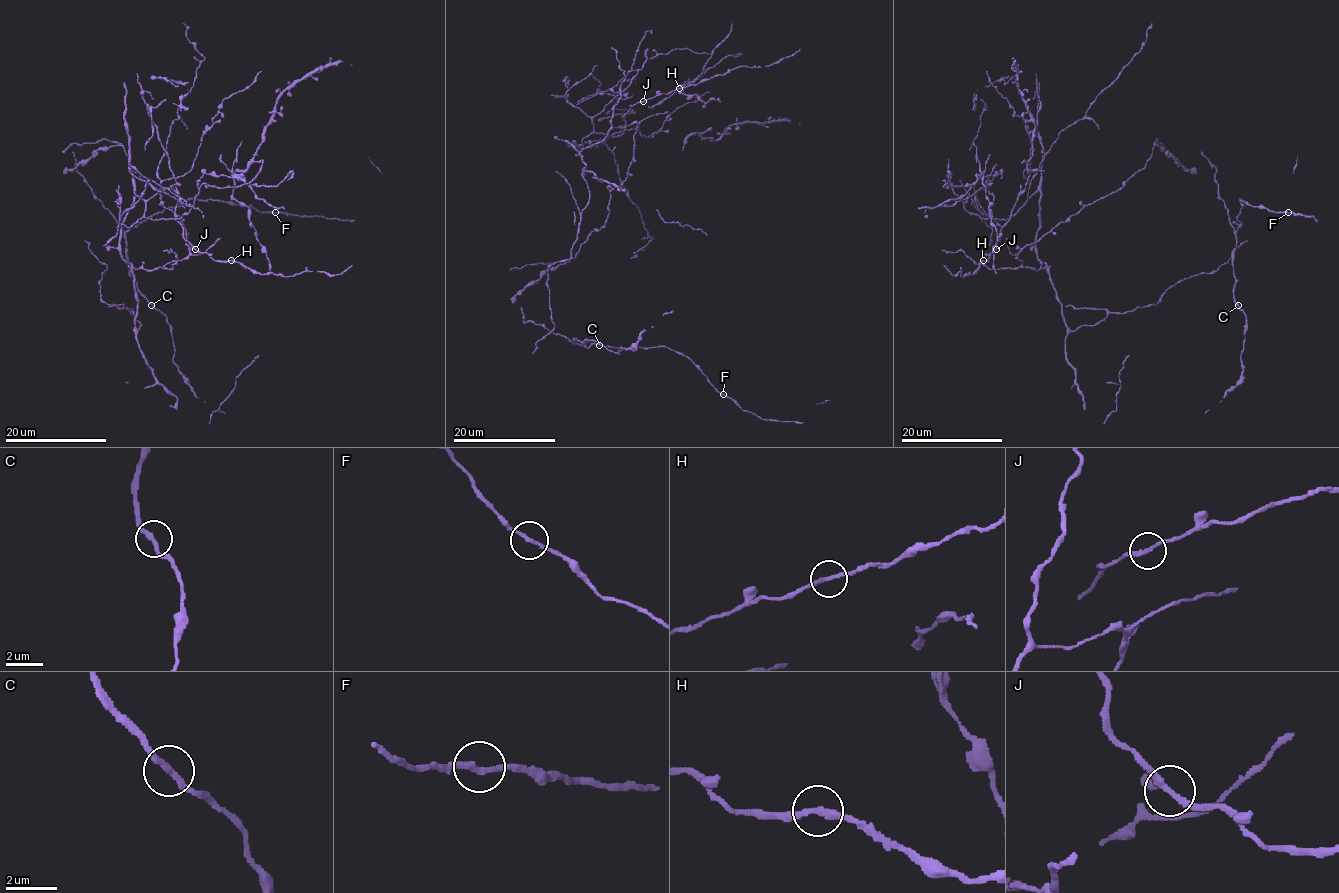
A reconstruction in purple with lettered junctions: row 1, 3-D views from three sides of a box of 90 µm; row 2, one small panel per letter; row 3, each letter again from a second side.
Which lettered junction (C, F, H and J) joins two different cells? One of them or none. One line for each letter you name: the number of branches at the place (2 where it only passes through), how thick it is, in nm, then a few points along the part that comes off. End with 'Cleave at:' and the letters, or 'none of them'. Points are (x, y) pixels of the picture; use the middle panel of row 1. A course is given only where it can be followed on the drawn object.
J: 2 branches meet; 240 nm thick; foreign part runs (644, 101), (623, 133), (567, 142), (579, 151), (636, 123), (604, 225), (512, 303)
Cleave at: J

